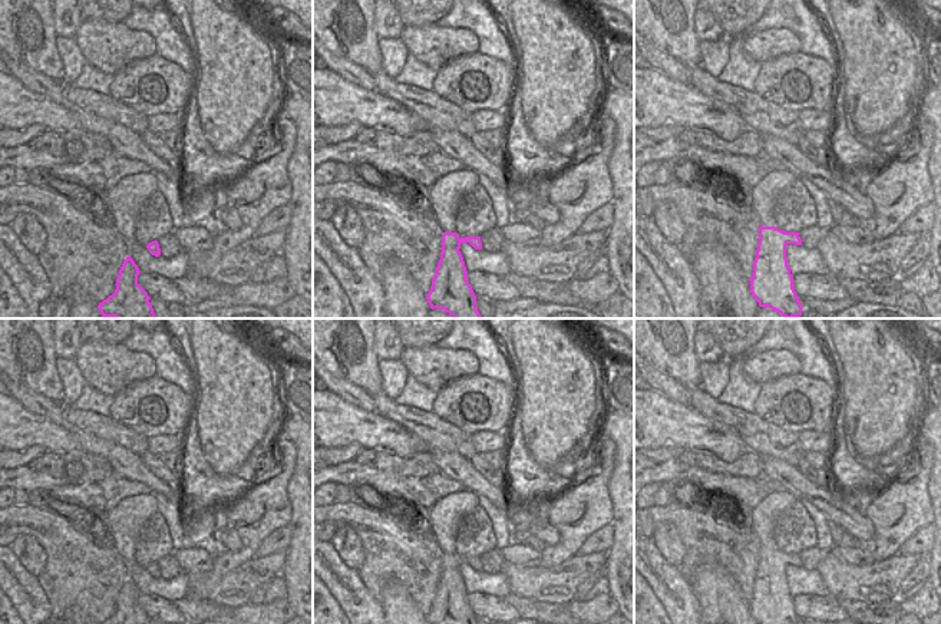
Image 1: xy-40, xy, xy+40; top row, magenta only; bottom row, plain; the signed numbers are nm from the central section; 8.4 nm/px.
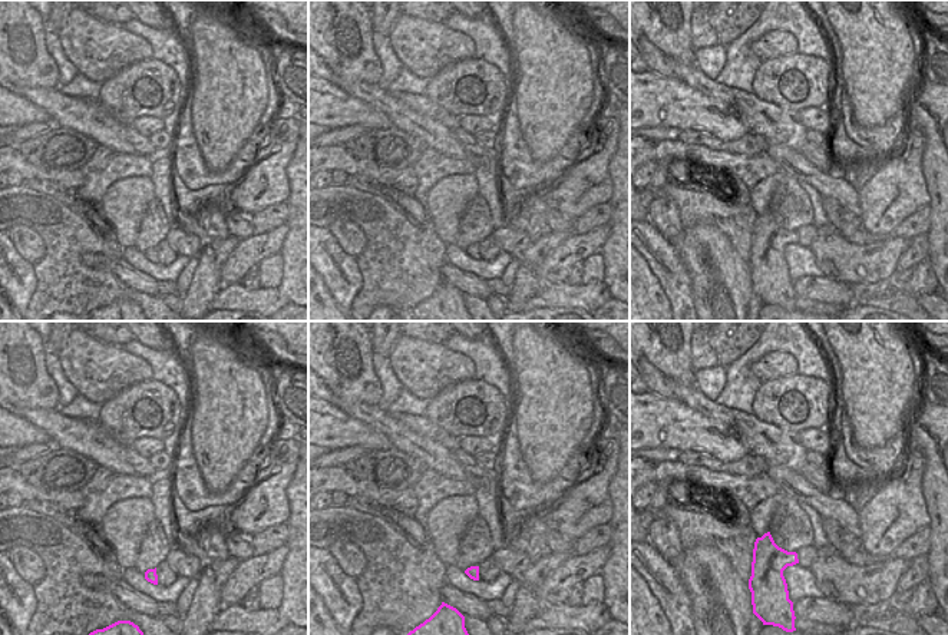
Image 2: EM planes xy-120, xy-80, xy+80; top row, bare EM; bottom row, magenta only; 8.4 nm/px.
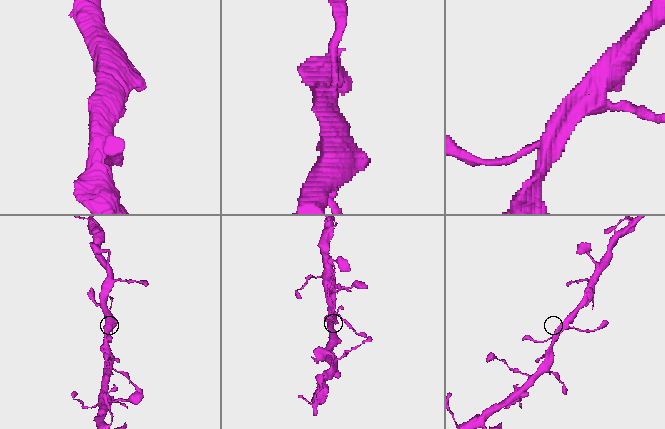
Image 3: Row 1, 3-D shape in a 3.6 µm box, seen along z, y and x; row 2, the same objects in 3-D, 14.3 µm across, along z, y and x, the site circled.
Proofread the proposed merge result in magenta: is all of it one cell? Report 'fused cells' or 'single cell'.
single cell

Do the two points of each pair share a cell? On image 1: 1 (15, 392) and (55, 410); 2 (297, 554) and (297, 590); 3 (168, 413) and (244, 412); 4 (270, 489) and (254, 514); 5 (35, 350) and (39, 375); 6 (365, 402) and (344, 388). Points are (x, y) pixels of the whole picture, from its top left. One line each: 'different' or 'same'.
1: same
2: same
3: different
4: same
5: same
6: same

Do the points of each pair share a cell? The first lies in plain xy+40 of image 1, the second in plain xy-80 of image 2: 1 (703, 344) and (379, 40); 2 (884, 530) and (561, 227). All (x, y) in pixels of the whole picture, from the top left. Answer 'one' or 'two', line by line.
1: two
2: two

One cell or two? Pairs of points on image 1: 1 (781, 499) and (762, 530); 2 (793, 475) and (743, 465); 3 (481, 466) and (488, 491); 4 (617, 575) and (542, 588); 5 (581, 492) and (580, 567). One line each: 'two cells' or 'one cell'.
1: one cell
2: two cells
3: two cells
4: two cells
5: two cells

